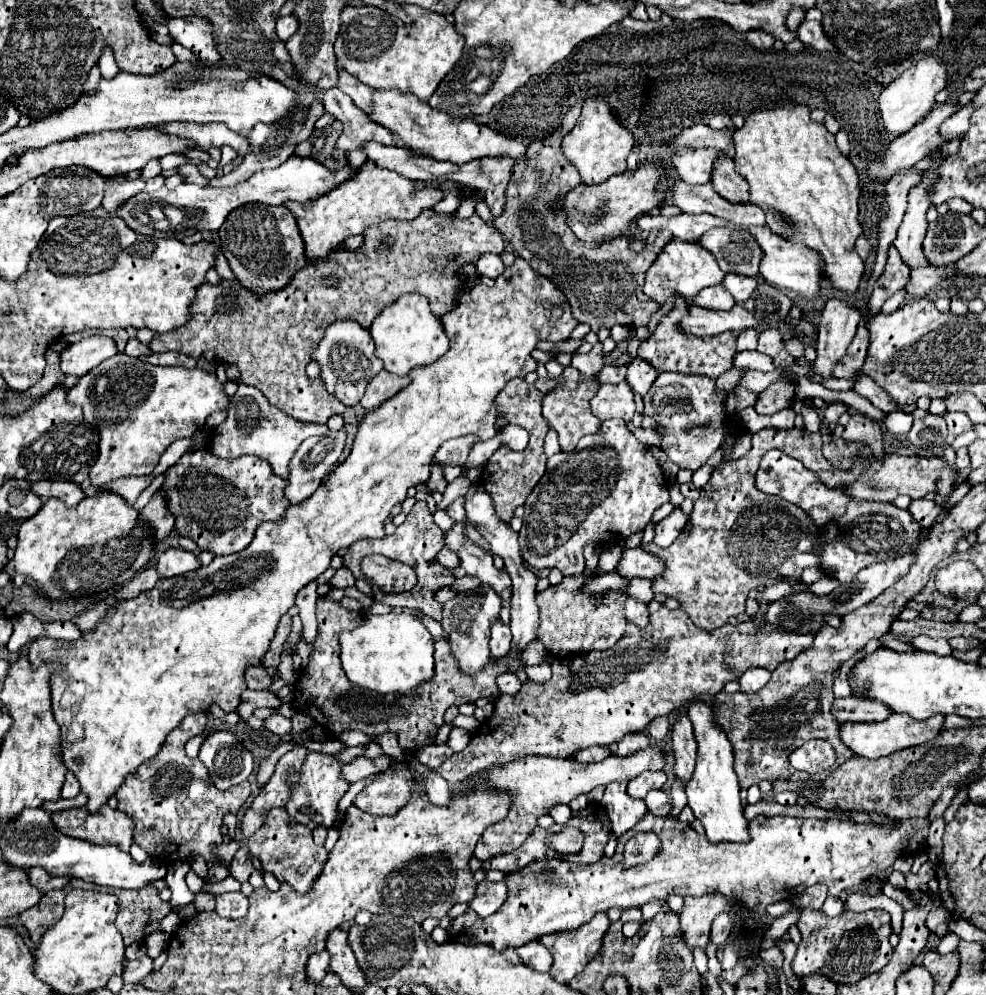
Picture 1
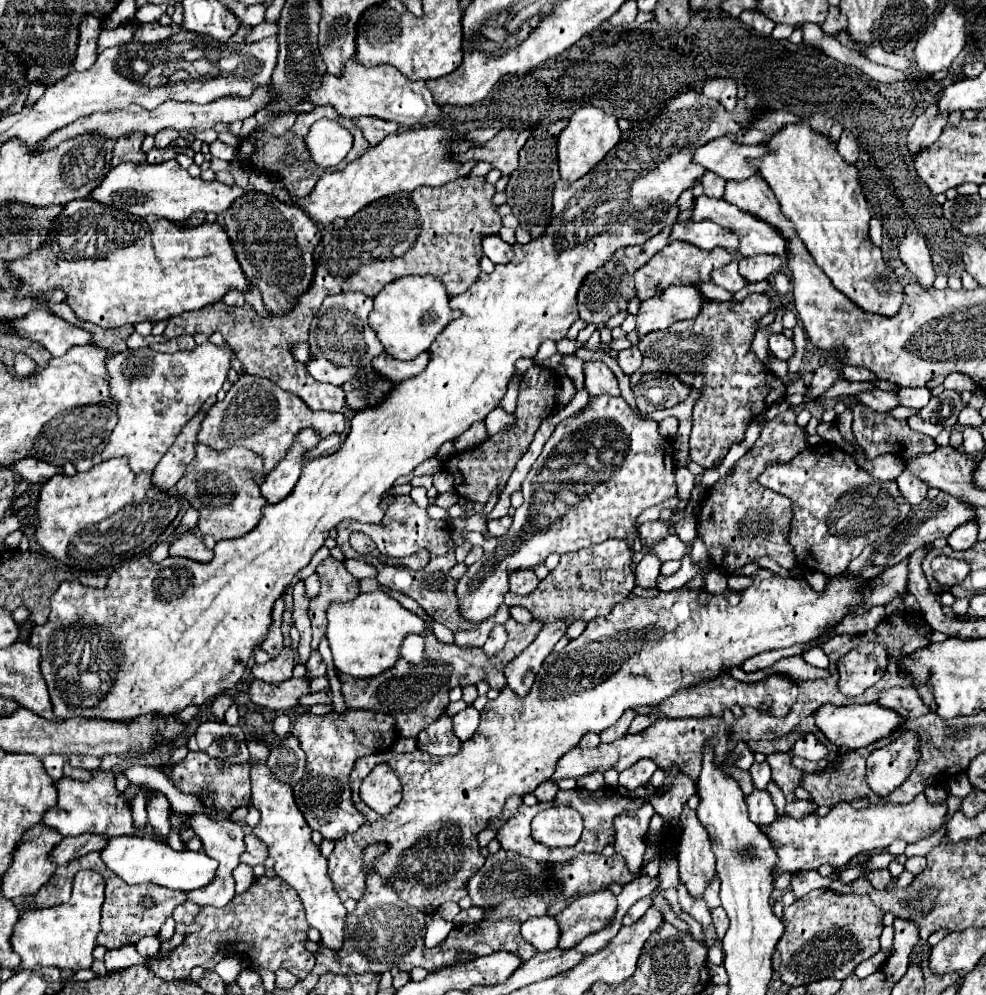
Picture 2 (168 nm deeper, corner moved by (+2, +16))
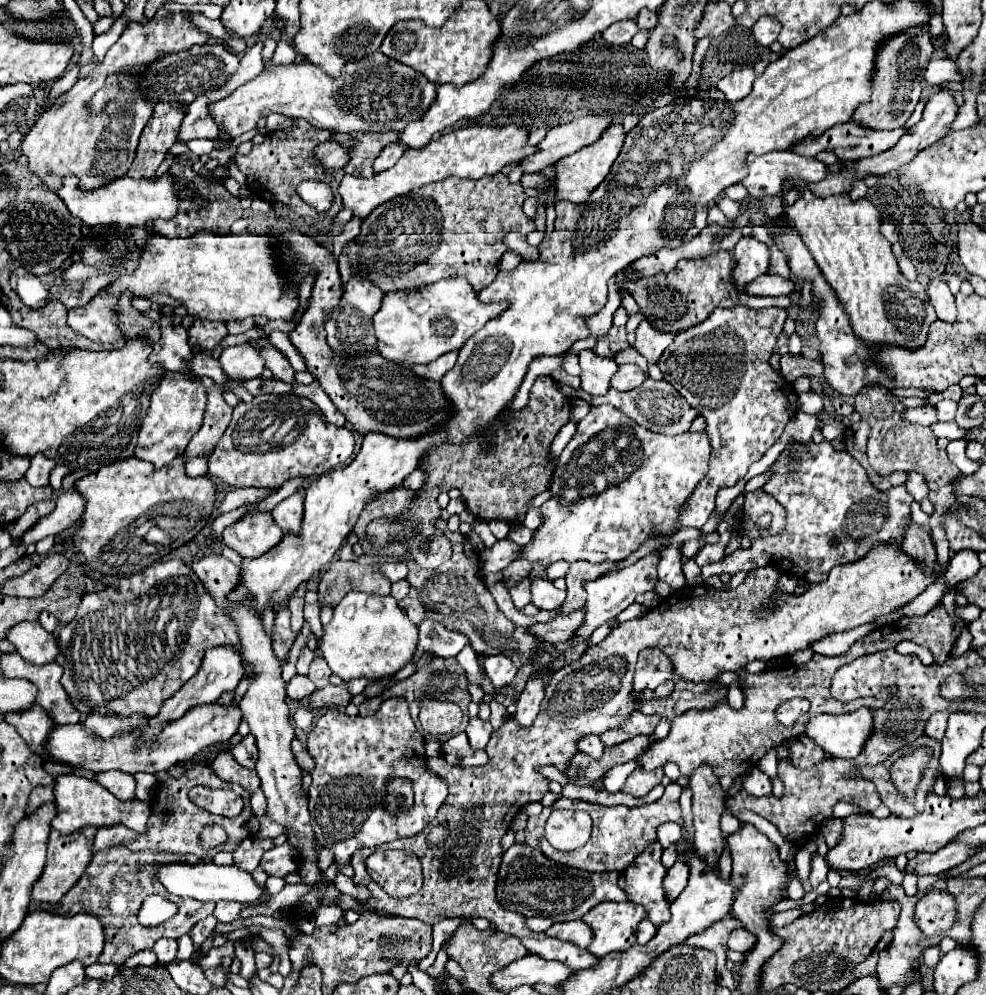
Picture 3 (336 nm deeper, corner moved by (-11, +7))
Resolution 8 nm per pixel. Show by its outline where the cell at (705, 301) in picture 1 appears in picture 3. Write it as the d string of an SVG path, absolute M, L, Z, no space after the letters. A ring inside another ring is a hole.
M765 273L765 275L757 277L757 281L753 281L753 285L749 285L749 295L779 297L779 295L789 295L793 289L795 289L793 279L783 279L783 277Z

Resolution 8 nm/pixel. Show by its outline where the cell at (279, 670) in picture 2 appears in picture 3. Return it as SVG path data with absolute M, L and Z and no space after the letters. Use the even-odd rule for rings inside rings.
M295 675L287 685L285 685L285 693L289 699L299 701L307 695L311 695L315 691L315 685L309 681L307 675Z

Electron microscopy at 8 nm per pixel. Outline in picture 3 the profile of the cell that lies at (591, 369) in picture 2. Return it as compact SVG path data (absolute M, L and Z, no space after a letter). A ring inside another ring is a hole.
M585 349L579 353L581 363L581 387L591 395L605 395L611 387L609 381L613 373L617 373L619 365L609 357L599 357L591 349Z

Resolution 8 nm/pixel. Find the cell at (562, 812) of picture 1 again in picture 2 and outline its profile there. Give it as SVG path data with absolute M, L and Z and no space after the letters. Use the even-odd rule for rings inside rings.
M548 780L548 782L540 784L540 788L536 788L534 796L538 798L538 802L552 802L556 798L556 792L558 792L558 786Z

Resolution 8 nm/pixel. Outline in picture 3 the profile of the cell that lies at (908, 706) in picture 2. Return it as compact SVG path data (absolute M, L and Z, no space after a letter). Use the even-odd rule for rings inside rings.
M933 713L933 717L929 717L925 723L925 735L935 737L937 741L941 741L945 729L947 729L947 713Z

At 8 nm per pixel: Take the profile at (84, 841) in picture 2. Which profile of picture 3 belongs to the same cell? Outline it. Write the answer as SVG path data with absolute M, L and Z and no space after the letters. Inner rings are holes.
M197 763L193 765L193 769L179 777L179 779L173 779L169 777L165 771L157 773L157 779L159 779L159 787L157 787L157 795L153 797L151 801L151 809L153 809L153 815L149 819L149 829L145 835L141 833L133 833L131 829L125 829L123 825L113 825L113 827L105 827L105 829L99 829L97 835L95 835L95 843L93 843L93 853L101 851L101 849L109 849L113 845L125 845L127 849L131 851L143 851L143 849L151 849L151 851L165 851L165 853L177 853L177 855L187 855L187 853L193 853L197 857L203 855L203 847L201 847L201 829L205 825L221 825L227 833L227 843L221 845L225 851L233 851L233 845L237 841L243 841L245 837L249 837L249 831L243 829L243 823L253 815L251 813L251 807L249 807L249 793L239 787L239 785L231 785L231 783L225 783L221 779L217 779L213 775L213 771L209 769L207 763ZM195 785L205 785L209 789L233 789L235 793L243 797L243 811L229 819L229 817L223 817L223 815L213 815L201 807L197 807L191 799L189 799L189 789L195 787Z

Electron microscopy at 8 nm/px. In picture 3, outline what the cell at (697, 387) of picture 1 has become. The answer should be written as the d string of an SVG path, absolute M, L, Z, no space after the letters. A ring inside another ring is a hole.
M647 379L637 391L629 391L629 393L619 393L615 389L611 389L611 393L603 395L603 397L593 397L589 393L585 393L580 387L575 391L576 397L591 403L591 405L599 405L599 403L611 403L613 407L617 407L621 413L629 415L631 419L635 419L639 425L641 417L649 417L649 419L657 419L657 431L663 435L679 435L689 431L689 425L693 423L693 419L699 415L697 409L693 409L685 397L681 397L681 393L677 393L667 381L653 381Z

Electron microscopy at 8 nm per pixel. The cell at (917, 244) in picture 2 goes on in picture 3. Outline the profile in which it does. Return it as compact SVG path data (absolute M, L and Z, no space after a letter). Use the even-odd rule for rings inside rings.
M931 279L929 283L929 289L927 289L927 295L931 299L931 305L935 307L937 311L937 317L943 319L943 321L955 321L957 317L957 311L955 311L955 297L953 293L949 291L947 283L943 283L941 279Z

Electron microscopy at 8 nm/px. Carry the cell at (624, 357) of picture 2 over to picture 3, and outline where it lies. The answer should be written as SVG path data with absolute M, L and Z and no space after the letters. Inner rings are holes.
M633 363L621 365L619 371L611 379L611 387L617 391L631 391L631 389L639 387L645 379L647 379L647 375L641 371L639 365L633 365Z

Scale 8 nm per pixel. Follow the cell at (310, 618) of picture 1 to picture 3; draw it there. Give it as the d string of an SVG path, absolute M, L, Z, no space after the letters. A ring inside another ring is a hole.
M317 649L313 651L313 663L309 667L309 673L307 677L315 683L315 687L325 687L329 685L329 675L331 675L331 669L329 665L325 665L325 661L321 661L321 657L317 657Z

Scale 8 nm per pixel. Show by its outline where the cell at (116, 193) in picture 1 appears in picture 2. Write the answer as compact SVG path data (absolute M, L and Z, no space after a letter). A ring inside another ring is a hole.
M130 132L128 136L122 136L116 140L114 146L114 156L112 156L112 166L122 164L124 160L132 160L132 162L142 162L146 156L142 152L142 140L144 140L144 132Z

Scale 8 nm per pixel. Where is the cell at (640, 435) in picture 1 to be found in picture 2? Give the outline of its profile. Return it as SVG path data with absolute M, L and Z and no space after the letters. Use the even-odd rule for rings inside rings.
M664 418L660 422L660 432L668 438L674 438L676 436L676 430L678 430L678 418Z

